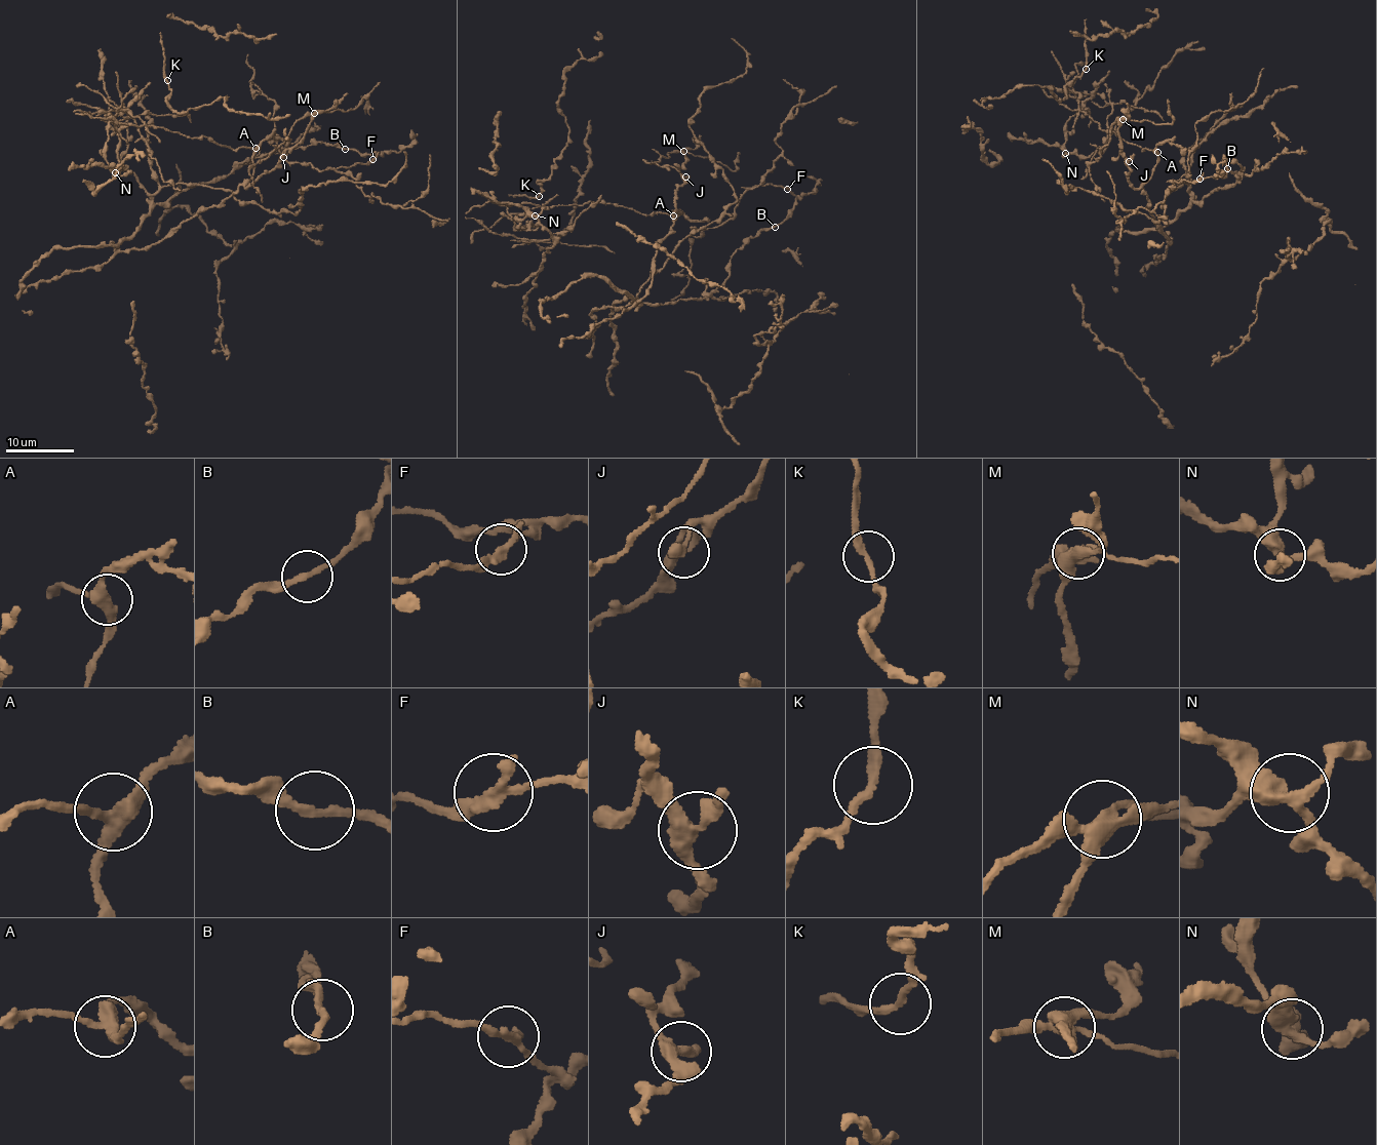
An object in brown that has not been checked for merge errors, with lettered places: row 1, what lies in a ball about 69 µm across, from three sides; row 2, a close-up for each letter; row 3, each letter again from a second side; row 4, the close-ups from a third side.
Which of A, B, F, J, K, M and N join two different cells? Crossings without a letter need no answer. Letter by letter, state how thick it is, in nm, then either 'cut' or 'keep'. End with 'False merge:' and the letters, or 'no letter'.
A: 360 nm thick; cut
B: 200 nm thick; keep
F: 200 nm thick; cut
J: 320 nm thick; keep
K: 220 nm thick; keep
M: 400 nm thick; cut
N: 360 nm thick; keep
False merge: A, F, M

